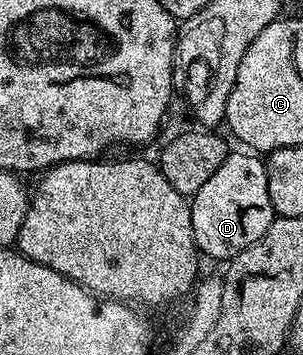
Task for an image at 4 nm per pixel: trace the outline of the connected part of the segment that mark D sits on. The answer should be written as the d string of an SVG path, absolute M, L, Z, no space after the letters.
M237 149L225 158L223 165L215 169L215 174L210 177L191 197L191 229L195 233L198 252L210 255L213 259L228 261L235 258L243 249L255 245L259 237L267 233L273 224L275 212L271 205L271 193L267 189L267 169L265 159L260 154L250 153L245 149Z

